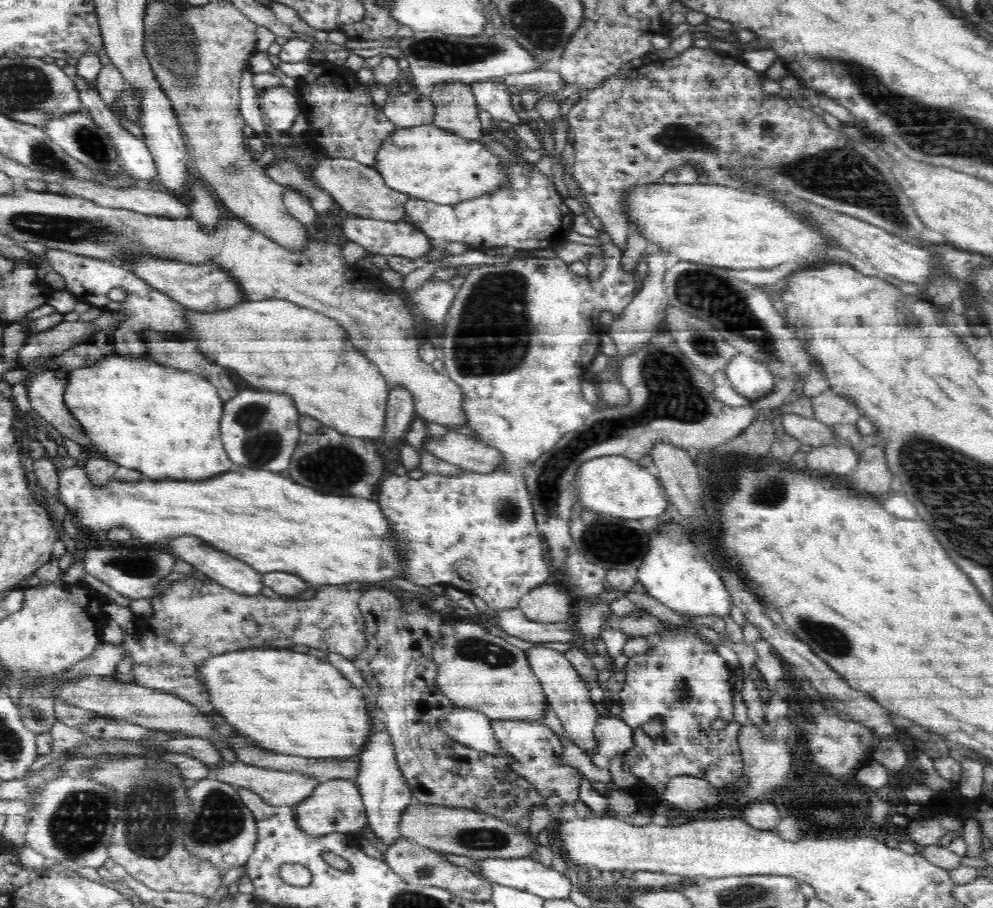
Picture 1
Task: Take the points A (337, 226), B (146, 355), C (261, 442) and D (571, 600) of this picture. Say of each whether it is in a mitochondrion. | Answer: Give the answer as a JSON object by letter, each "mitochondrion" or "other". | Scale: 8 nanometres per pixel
{"A":"other","B":"other","C":"mitochondrion","D":"other"}

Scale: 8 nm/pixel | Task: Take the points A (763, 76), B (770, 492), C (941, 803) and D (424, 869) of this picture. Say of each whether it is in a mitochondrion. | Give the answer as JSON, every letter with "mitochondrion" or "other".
{"A":"other","B":"mitochondrion","C":"other","D":"mitochondrion"}

